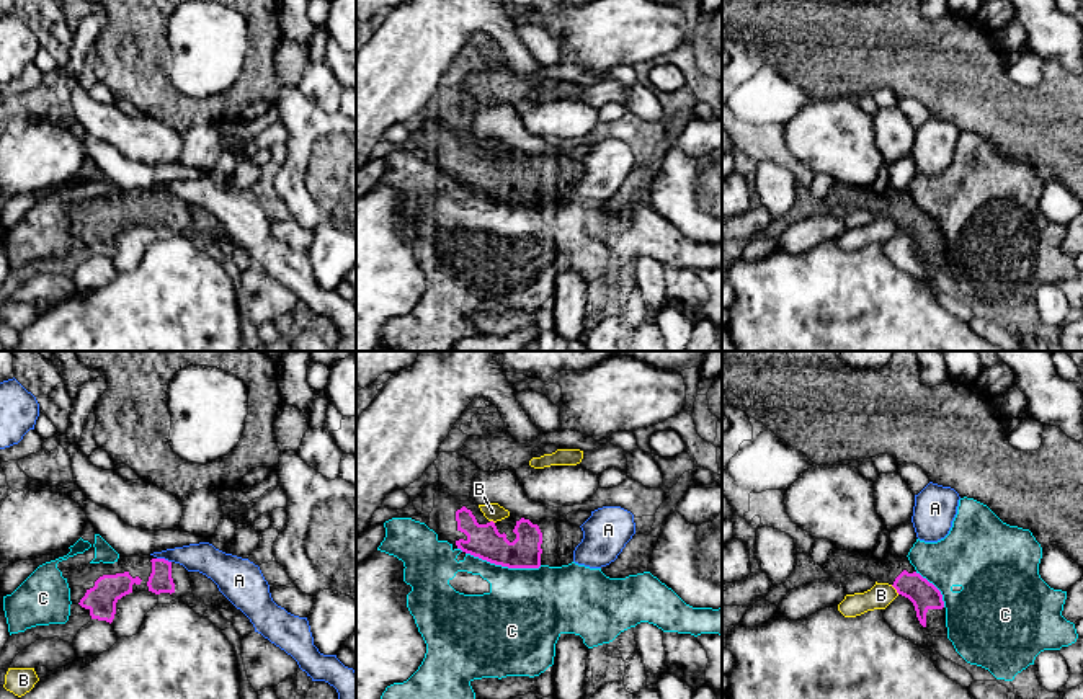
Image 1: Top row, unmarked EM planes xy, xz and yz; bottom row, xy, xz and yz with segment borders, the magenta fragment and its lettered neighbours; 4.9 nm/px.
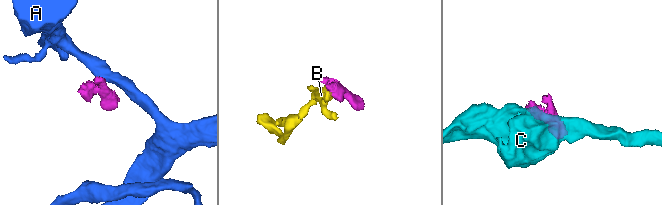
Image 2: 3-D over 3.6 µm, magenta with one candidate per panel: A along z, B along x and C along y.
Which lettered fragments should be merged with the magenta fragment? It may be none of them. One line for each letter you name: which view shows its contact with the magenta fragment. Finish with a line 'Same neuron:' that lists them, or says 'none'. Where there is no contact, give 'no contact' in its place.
Same neuron: none

